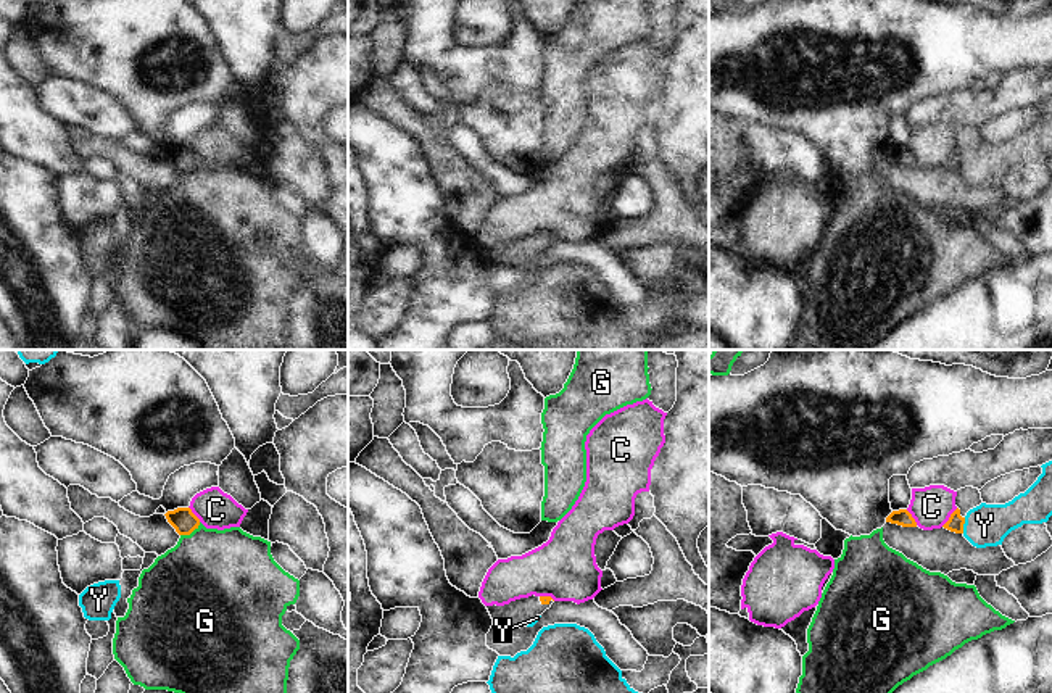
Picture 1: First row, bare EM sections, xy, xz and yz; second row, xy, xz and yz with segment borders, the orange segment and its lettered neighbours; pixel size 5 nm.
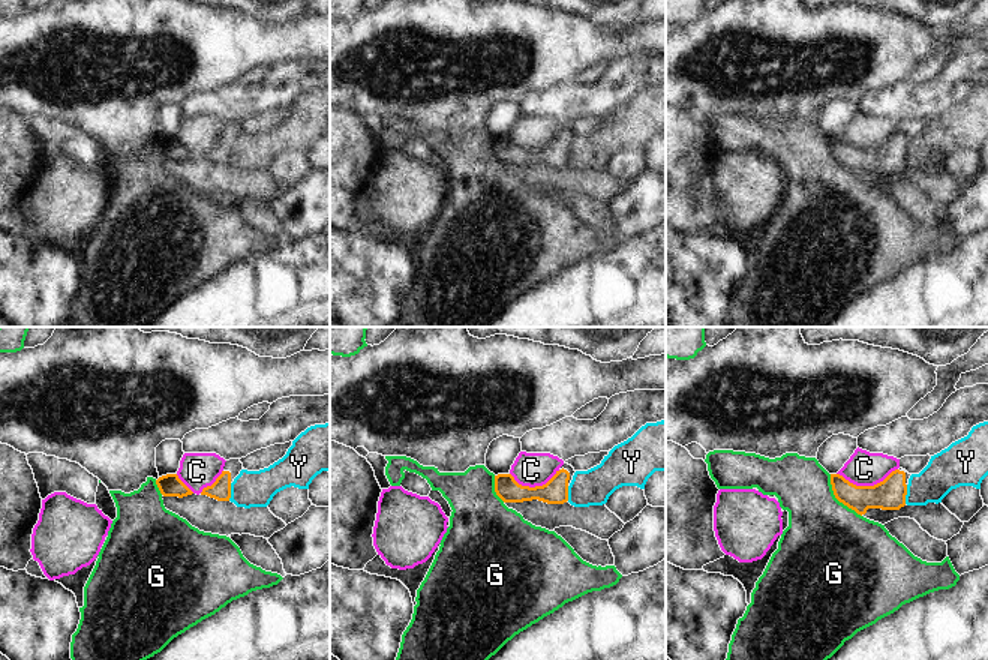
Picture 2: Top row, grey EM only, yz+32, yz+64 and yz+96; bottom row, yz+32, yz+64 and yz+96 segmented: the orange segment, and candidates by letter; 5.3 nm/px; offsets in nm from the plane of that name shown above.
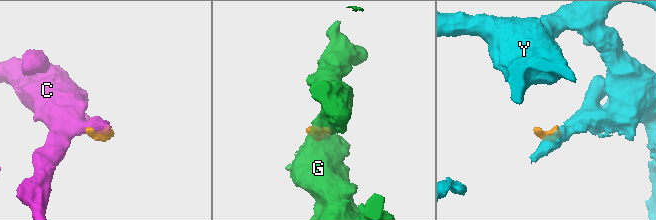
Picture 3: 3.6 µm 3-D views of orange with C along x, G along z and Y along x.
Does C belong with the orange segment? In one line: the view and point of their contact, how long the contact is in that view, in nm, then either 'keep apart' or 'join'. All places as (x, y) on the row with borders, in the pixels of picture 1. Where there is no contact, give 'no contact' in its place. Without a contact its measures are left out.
contact yz (949, 518); length 130 nm; keep apart

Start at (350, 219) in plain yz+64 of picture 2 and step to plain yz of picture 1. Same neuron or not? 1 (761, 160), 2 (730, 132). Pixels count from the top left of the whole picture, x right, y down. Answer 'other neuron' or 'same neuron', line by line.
1: other neuron
2: same neuron

